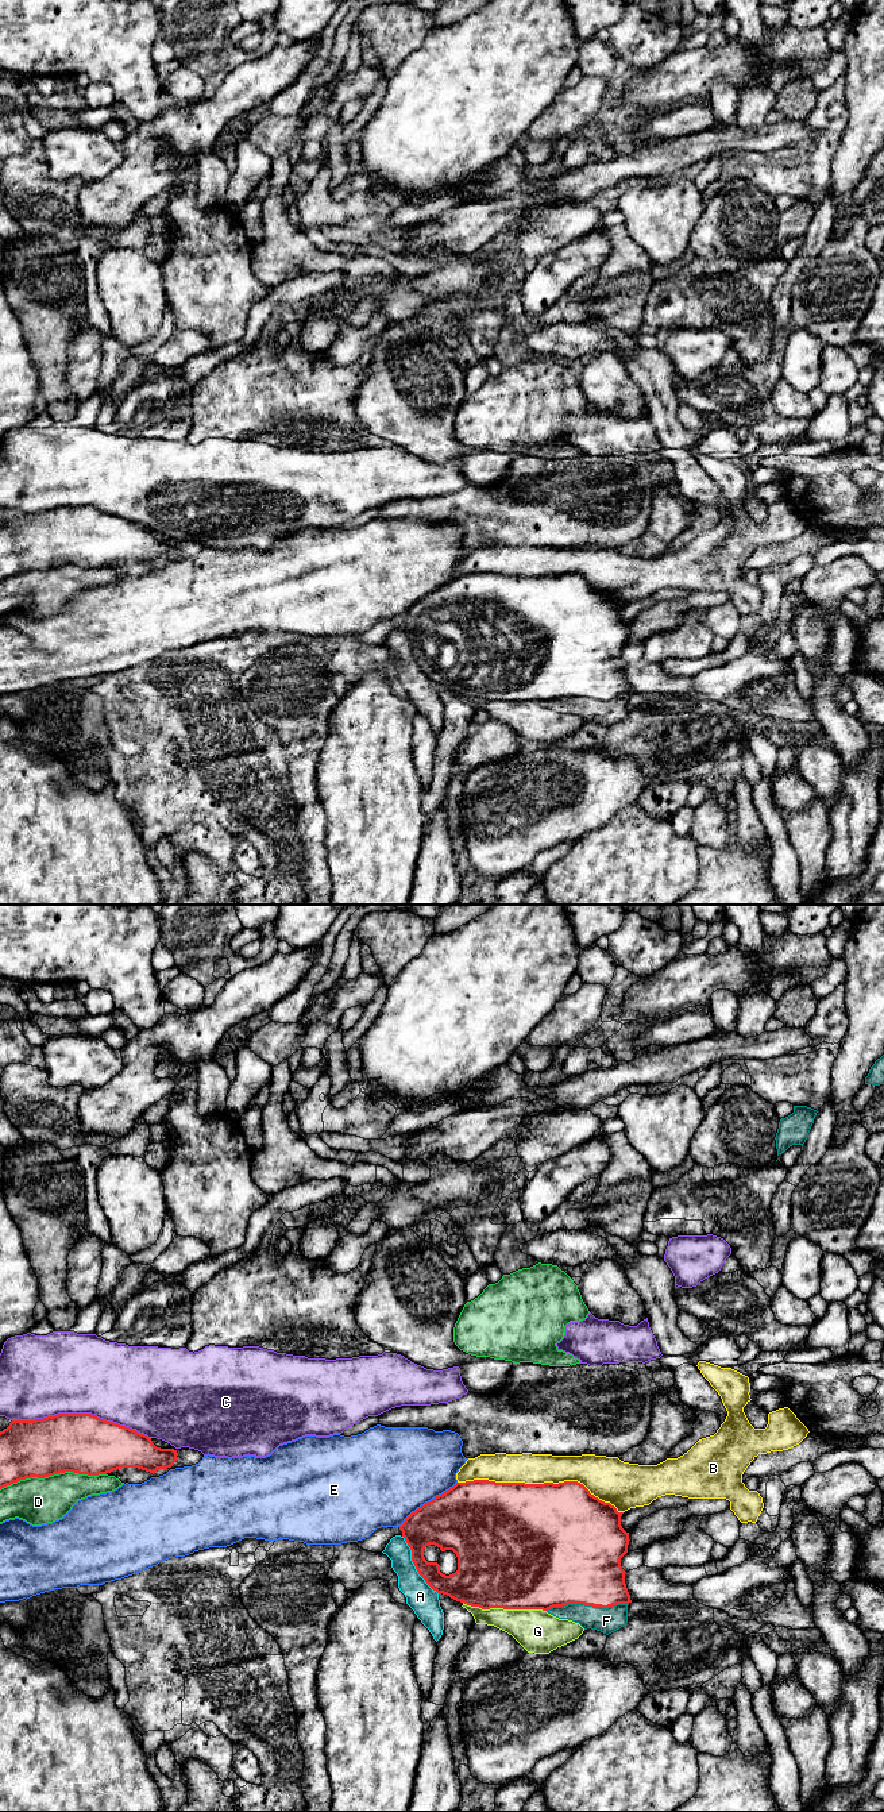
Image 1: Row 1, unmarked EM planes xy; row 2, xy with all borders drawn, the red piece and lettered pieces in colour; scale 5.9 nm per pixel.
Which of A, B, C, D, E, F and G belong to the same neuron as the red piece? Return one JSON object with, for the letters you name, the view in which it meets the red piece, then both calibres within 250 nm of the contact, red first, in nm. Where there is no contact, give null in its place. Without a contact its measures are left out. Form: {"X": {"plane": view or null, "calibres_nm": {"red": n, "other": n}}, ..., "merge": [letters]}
{"merge": []}

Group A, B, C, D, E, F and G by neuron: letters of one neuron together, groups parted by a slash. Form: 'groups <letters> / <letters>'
groups A / B / C / D / E / F / G

